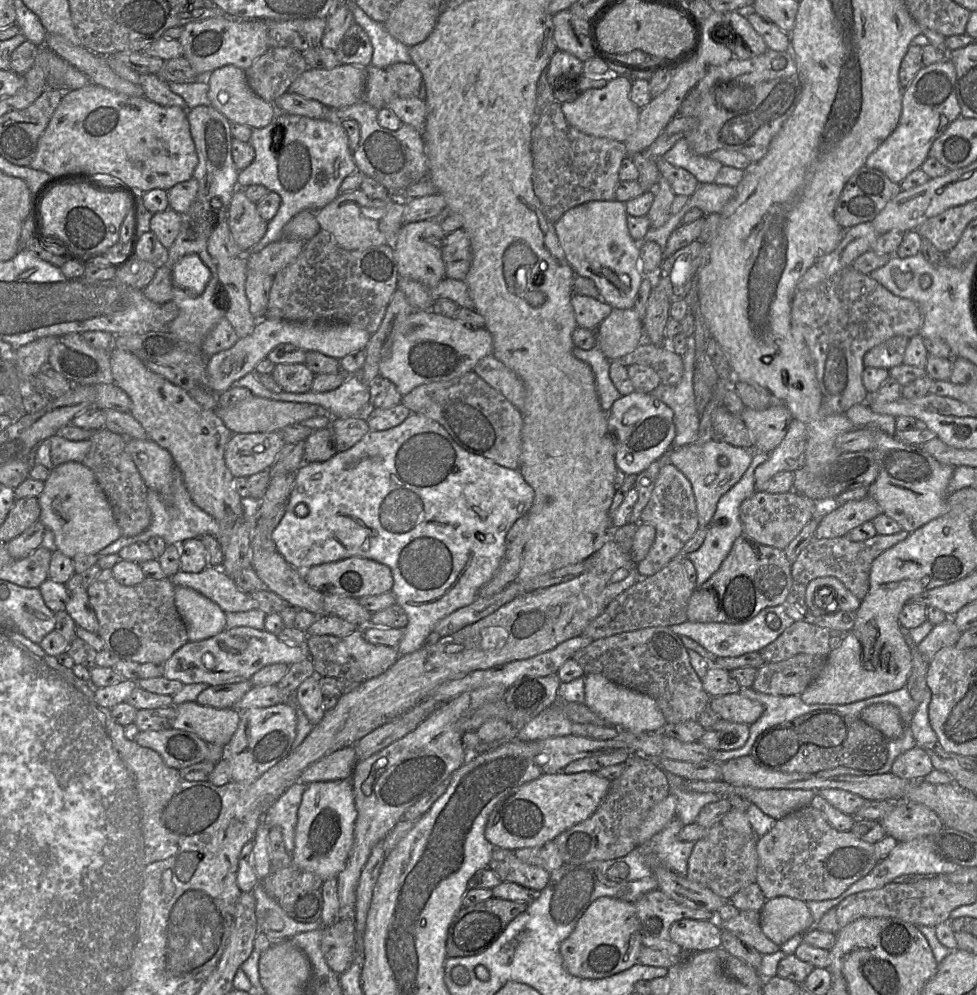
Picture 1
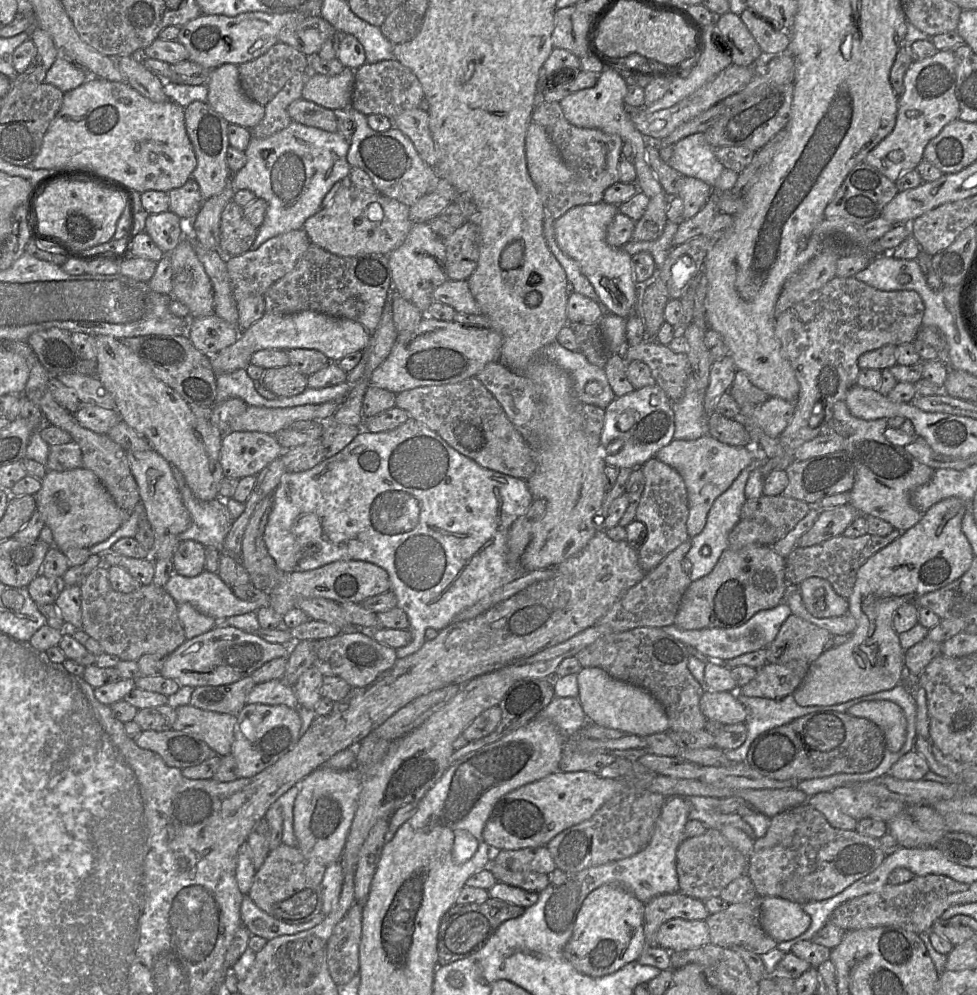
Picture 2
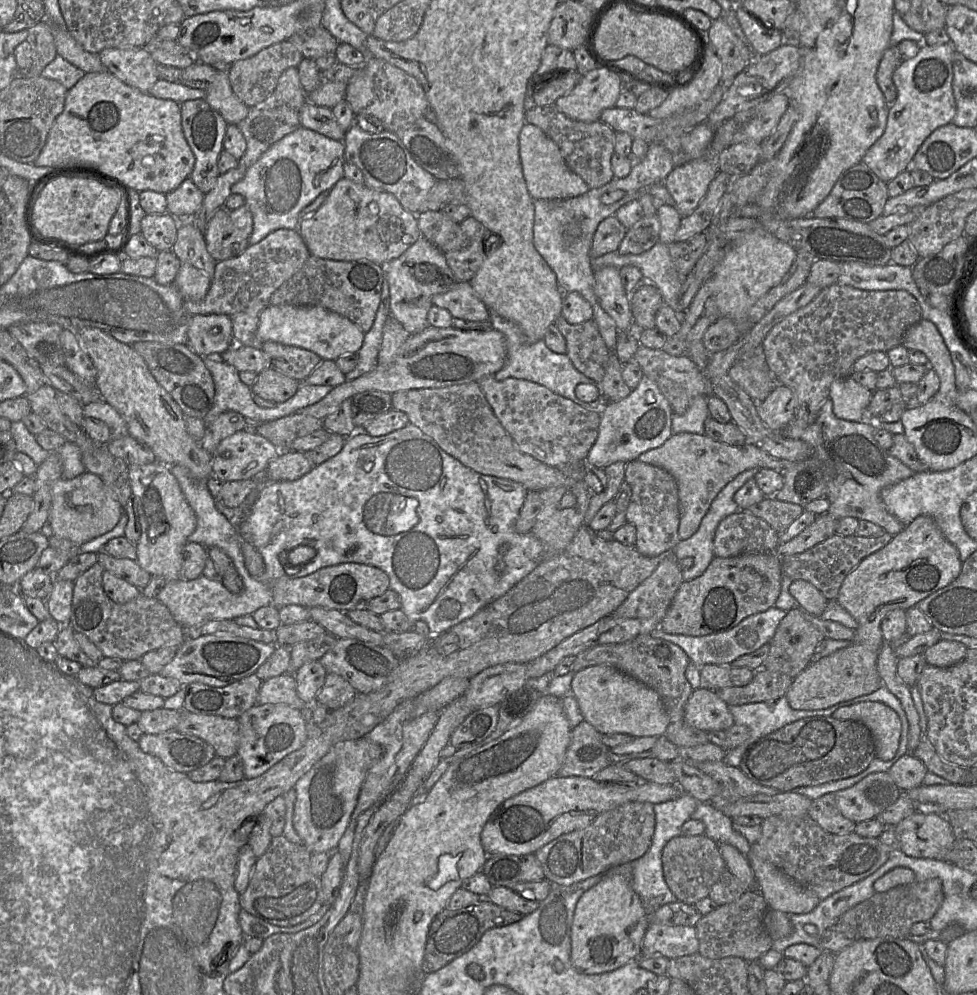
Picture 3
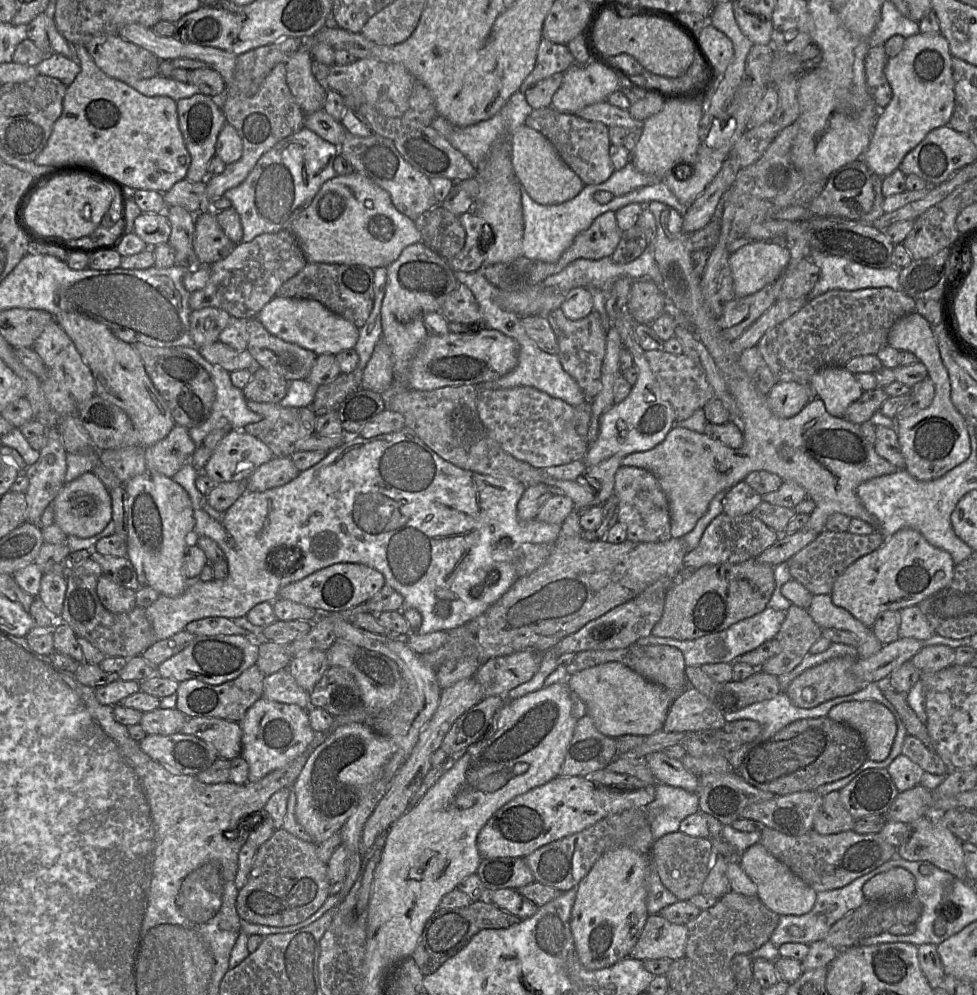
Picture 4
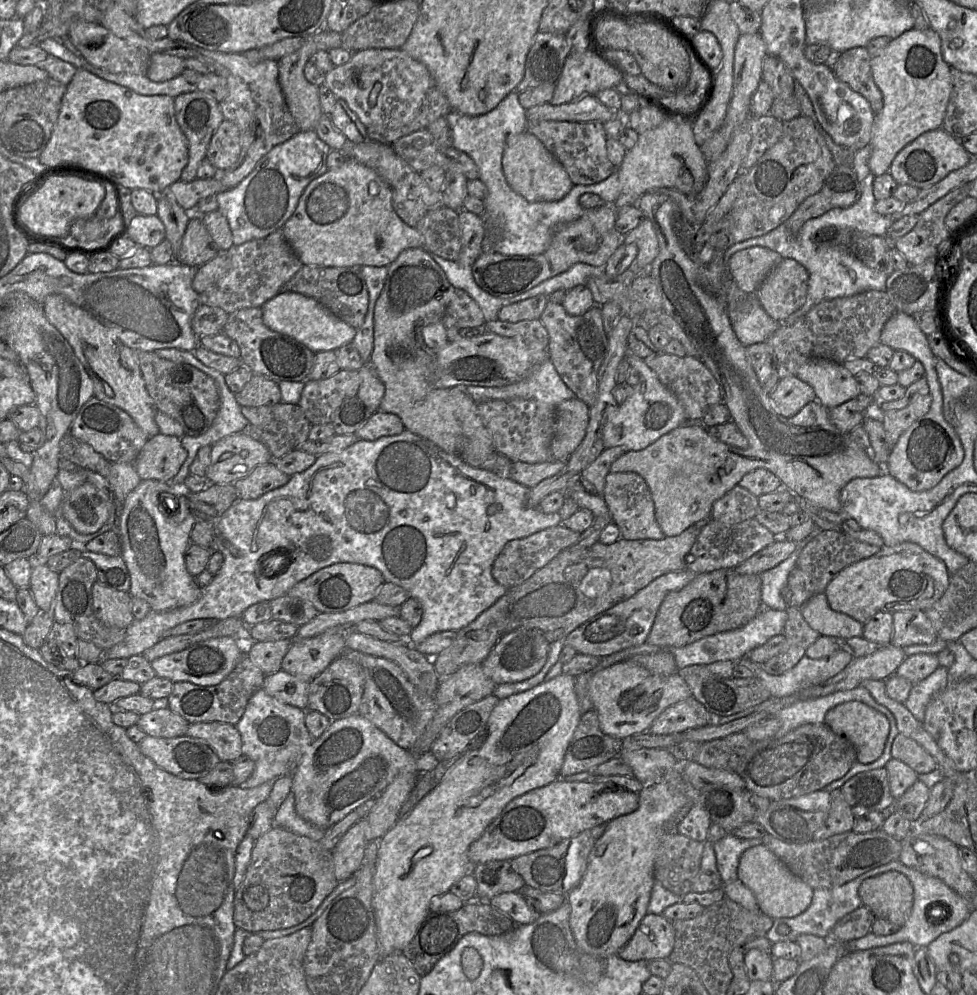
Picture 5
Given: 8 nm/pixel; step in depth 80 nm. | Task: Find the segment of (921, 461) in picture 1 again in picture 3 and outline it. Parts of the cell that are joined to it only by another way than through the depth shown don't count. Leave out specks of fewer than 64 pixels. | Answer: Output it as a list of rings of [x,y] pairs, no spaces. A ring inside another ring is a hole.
[[[828,398],[823,403],[815,423],[807,428],[800,428],[791,421],[781,433],[785,437],[800,439],[812,445],[812,457],[831,468],[831,480],[825,495],[830,503],[828,514],[838,520],[844,517],[867,520],[894,536],[900,533],[905,525],[887,511],[881,499],[881,491],[909,478],[915,472],[878,444],[874,430],[875,422],[854,422],[836,417],[832,401]]]

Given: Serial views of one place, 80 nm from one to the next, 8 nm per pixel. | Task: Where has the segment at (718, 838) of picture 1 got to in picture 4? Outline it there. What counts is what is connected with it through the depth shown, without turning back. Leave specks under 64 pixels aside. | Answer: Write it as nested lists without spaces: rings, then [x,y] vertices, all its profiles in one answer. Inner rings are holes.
[[[682,832],[668,833],[653,842],[650,851],[652,861],[663,885],[679,901],[687,901],[700,894],[714,860],[714,847],[709,838],[692,837]]]

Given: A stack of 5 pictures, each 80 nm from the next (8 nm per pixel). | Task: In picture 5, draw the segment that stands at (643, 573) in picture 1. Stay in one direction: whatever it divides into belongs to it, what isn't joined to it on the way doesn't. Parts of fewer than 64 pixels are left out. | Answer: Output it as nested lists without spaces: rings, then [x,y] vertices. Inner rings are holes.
[[[635,472],[609,473],[601,496],[609,509],[612,522],[620,529],[621,538],[661,540],[666,537],[656,521],[655,506],[649,487],[639,474]]]

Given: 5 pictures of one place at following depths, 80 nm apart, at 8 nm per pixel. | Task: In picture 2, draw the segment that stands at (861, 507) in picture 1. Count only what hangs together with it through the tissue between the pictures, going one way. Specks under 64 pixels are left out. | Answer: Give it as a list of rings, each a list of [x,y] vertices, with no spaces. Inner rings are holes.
[[[849,503],[821,510],[810,530],[797,542],[797,547],[810,547],[843,535],[845,529],[861,514]]]

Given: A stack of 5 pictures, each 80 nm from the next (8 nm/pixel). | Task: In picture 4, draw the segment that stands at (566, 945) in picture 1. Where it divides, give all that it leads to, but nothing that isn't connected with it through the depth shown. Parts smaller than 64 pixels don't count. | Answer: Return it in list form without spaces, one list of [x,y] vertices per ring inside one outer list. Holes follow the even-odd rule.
[[[622,846],[603,854],[576,886],[570,929],[579,961],[586,969],[606,968],[630,956],[649,916],[646,905],[649,864],[650,854]]]

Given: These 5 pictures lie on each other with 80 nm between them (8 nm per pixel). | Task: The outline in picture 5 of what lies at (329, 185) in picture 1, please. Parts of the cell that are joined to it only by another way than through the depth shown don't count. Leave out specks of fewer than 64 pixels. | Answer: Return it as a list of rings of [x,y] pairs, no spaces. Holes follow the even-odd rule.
[[[314,130],[298,132],[264,155],[253,171],[237,186],[218,193],[217,211],[228,220],[233,245],[264,239],[280,229],[295,211],[307,185],[328,170],[326,160],[331,151]]]

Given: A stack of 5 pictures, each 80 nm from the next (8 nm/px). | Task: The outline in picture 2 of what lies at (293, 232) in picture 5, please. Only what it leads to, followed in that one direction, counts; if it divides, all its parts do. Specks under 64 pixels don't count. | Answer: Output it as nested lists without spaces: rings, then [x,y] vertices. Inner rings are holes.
[[[350,182],[337,191],[329,205],[304,222],[303,230],[311,243],[335,255],[352,257],[369,253],[391,253],[404,242],[413,222],[407,205],[378,191],[364,191]],[[373,202],[383,209],[381,220],[372,221],[368,218],[367,208]]]

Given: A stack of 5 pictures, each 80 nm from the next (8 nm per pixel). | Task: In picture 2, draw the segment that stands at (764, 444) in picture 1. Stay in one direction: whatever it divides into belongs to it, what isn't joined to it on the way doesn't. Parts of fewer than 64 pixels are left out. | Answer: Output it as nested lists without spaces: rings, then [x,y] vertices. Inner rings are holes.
[[[769,397],[755,406],[755,424],[768,436],[778,438],[790,422],[795,411],[795,403],[779,397]]]

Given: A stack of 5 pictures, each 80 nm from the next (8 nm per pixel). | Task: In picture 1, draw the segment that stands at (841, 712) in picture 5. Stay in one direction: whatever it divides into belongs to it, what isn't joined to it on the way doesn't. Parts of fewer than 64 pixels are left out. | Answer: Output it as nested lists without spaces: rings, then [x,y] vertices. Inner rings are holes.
[[[880,703],[866,707],[860,719],[878,729],[888,739],[897,739],[903,734],[903,722],[897,707]]]

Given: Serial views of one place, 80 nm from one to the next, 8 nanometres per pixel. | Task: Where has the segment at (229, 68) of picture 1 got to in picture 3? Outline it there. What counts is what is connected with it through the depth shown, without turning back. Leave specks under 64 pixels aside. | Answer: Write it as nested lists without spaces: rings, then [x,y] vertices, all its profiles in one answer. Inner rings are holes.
[[[228,70],[217,71],[217,75],[205,90],[206,102],[217,111],[228,124],[238,125],[249,112],[249,107],[234,94],[228,77]]]

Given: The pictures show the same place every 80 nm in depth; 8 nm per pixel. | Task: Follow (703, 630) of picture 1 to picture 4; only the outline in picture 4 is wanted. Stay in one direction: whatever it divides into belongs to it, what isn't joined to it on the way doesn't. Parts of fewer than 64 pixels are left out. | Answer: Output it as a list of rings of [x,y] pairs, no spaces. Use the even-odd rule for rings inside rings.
[[[767,607],[761,613],[744,619],[726,630],[712,633],[695,640],[677,640],[653,636],[652,634],[639,639],[634,644],[644,645],[667,645],[680,650],[685,659],[686,667],[700,667],[704,664],[730,663],[734,662],[743,654],[758,648],[763,643],[772,640],[778,634],[782,623],[786,618],[786,611],[779,611]]]

